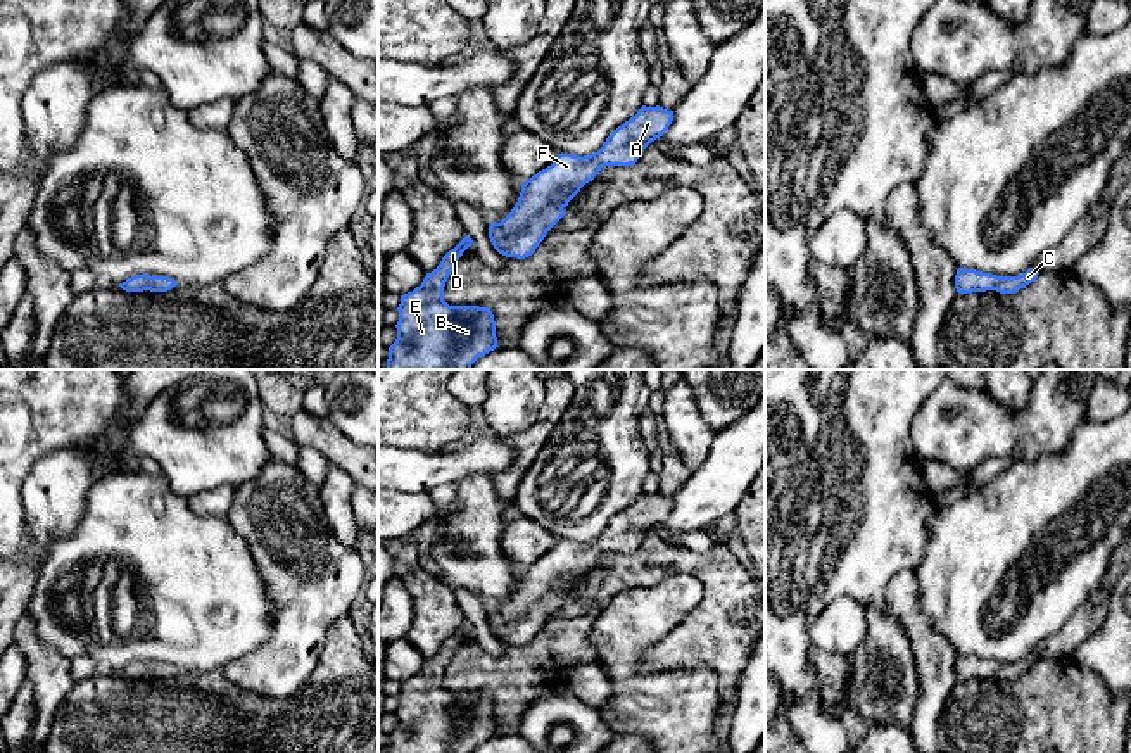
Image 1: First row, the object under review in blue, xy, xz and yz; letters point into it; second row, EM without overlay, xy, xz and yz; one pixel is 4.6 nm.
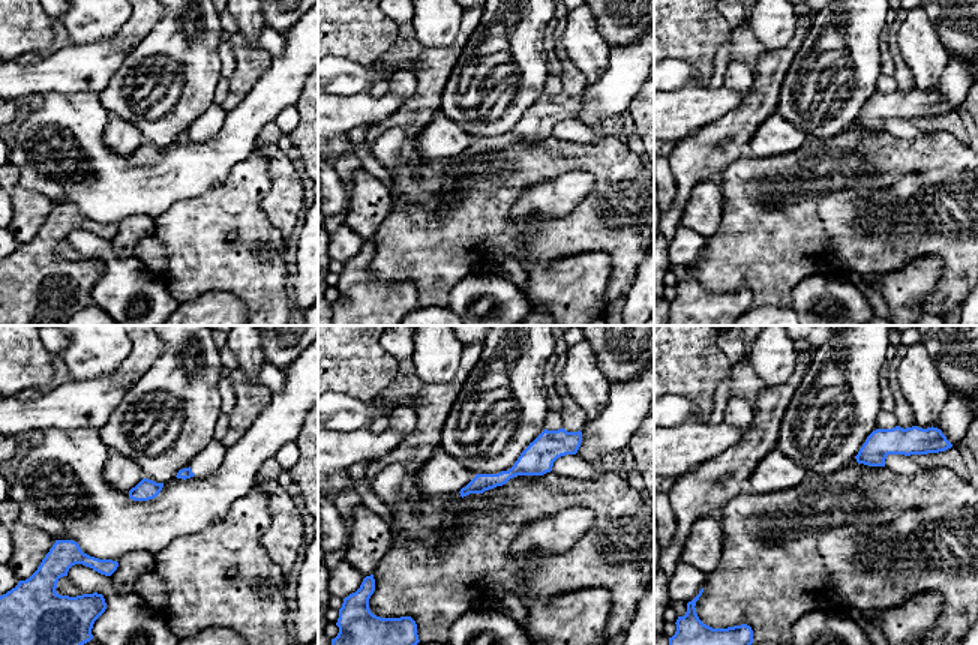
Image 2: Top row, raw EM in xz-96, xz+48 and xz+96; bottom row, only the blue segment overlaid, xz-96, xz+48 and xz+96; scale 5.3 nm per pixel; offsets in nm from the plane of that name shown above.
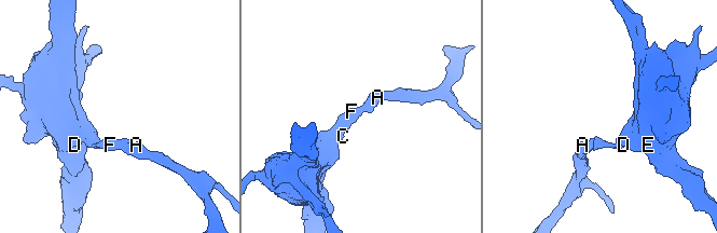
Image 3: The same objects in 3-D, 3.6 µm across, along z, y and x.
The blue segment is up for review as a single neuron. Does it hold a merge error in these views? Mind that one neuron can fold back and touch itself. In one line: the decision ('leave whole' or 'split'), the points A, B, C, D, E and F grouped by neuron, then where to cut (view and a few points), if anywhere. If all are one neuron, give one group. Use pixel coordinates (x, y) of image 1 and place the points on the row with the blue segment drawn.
leave whole | A B C D E F | no cut

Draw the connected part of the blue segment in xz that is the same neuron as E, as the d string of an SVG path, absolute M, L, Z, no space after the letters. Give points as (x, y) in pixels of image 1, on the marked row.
M466 235L420 287L401 295L397 339L389 347L387 370L471 370L480 356L499 347L489 307L444 301L447 278L471 245Z

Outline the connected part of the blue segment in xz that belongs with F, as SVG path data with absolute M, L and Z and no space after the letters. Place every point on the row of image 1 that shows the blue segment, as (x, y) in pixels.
M642 105L591 155L559 154L546 169L521 183L518 202L501 223L490 223L489 238L506 257L525 259L566 214L565 207L604 166L634 166L644 149L663 136L673 111Z

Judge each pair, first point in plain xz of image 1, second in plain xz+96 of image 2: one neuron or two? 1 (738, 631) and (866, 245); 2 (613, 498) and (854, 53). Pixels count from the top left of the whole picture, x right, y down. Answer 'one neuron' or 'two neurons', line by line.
1: one neuron
2: one neuron

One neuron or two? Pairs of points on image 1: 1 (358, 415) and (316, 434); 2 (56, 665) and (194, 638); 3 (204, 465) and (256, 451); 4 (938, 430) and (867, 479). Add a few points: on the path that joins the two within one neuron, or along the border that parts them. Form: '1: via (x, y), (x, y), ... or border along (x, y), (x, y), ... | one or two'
1: border along (328, 417), (360, 446) | two
2: border along (38, 636), (44, 645), (52, 646), (69, 662) | two
3: via (216, 453), (244, 451) | one
4: border along (921, 408), (910, 425), (910, 444), (917, 458) | two

